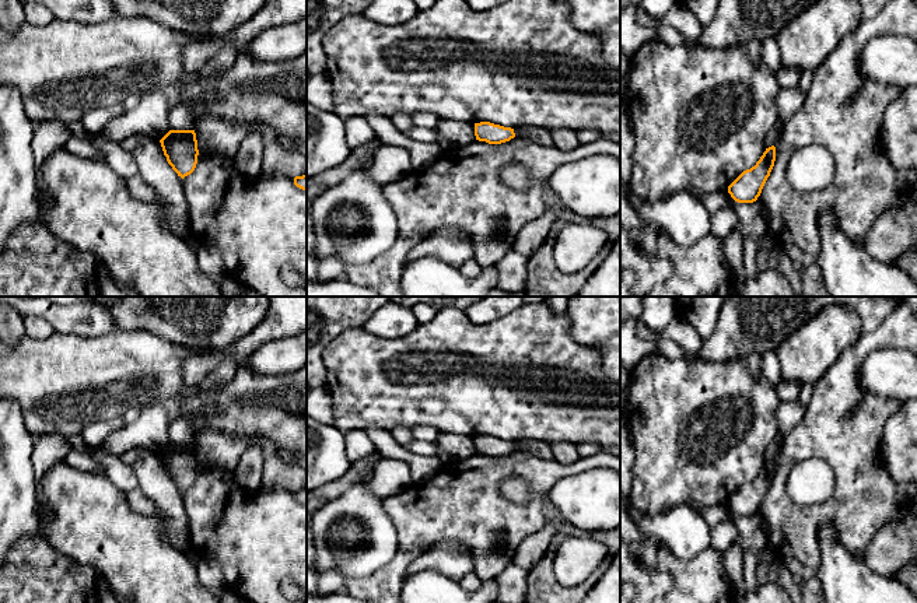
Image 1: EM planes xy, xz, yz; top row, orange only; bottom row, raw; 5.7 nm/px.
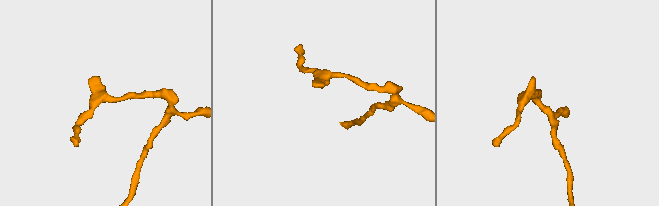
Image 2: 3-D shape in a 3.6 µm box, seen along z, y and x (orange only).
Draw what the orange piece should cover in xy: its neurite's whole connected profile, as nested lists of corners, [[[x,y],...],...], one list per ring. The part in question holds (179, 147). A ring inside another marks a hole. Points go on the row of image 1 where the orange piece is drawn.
[[[169,130],[160,143],[178,176],[183,179],[195,171],[199,155],[195,130]]]

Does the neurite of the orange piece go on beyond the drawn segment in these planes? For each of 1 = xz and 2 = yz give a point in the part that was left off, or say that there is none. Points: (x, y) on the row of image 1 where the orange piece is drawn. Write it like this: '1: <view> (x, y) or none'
1: none
2: none

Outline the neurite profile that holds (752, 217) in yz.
[[[728,190],[724,192],[731,203],[731,208],[739,220],[739,229],[746,236],[759,238],[767,231],[767,215],[760,201],[753,203],[738,203],[735,201]]]

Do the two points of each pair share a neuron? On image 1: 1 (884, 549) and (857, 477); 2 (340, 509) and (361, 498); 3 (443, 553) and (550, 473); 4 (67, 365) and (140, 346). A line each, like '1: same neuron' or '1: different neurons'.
1: different neurons
2: same neuron
3: different neurons
4: same neuron

